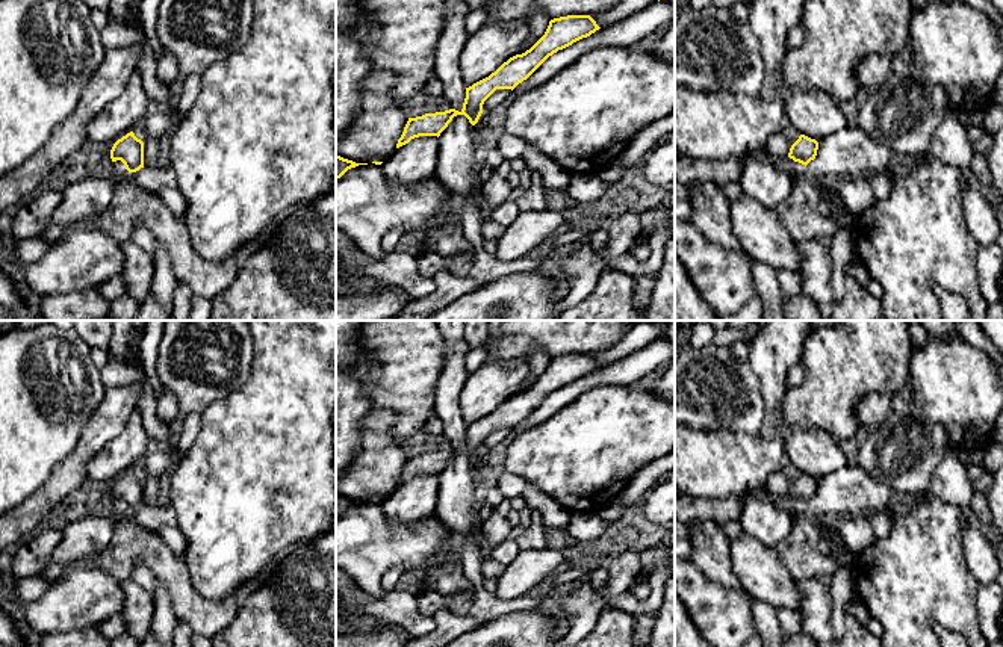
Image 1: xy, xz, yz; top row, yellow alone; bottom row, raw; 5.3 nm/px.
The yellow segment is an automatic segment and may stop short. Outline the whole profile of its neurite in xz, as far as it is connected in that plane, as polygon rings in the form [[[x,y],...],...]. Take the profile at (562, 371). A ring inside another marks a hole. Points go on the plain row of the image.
[[[567,354],[554,357],[545,373],[525,392],[516,393],[504,401],[489,416],[466,426],[463,447],[458,450],[449,447],[445,450],[425,452],[422,455],[408,457],[396,487],[408,482],[419,475],[440,475],[457,454],[464,454],[475,464],[483,452],[484,440],[496,428],[514,428],[526,419],[549,395],[563,389],[573,381],[590,375],[601,366],[590,354]]]

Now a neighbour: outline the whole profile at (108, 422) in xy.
[[[139,384],[106,389],[101,405],[85,423],[71,454],[51,470],[45,484],[20,506],[0,514],[0,553],[39,531],[47,512],[62,505],[86,479],[88,463],[126,428],[142,396]]]

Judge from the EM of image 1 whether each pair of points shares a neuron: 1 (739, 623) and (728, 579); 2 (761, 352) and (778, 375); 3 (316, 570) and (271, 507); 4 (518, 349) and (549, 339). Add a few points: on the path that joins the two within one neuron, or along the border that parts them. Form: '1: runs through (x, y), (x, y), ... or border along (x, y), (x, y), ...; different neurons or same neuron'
1: border along (701, 570), (716, 582), (742, 591); different neurons
2: runs through (767, 359), (772, 369); same neuron
3: border along (312, 538), (297, 543), (285, 552); different neurons
4: runs through (525, 342), (528, 339), (542, 339); same neuron

